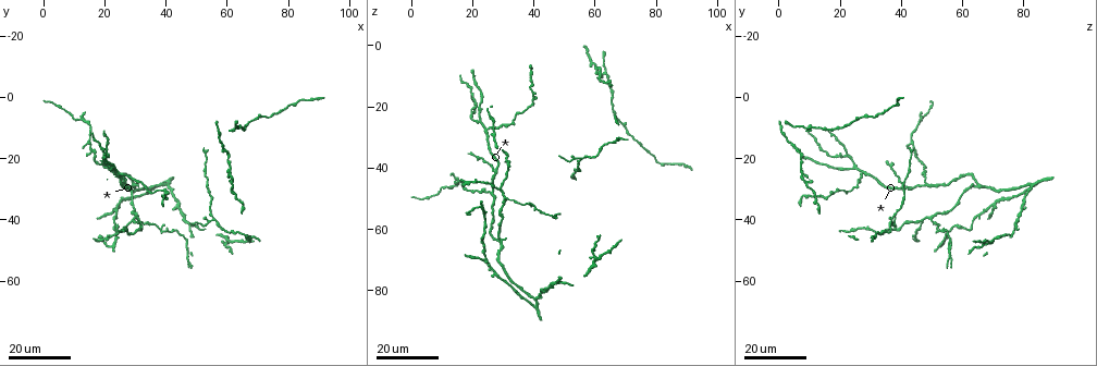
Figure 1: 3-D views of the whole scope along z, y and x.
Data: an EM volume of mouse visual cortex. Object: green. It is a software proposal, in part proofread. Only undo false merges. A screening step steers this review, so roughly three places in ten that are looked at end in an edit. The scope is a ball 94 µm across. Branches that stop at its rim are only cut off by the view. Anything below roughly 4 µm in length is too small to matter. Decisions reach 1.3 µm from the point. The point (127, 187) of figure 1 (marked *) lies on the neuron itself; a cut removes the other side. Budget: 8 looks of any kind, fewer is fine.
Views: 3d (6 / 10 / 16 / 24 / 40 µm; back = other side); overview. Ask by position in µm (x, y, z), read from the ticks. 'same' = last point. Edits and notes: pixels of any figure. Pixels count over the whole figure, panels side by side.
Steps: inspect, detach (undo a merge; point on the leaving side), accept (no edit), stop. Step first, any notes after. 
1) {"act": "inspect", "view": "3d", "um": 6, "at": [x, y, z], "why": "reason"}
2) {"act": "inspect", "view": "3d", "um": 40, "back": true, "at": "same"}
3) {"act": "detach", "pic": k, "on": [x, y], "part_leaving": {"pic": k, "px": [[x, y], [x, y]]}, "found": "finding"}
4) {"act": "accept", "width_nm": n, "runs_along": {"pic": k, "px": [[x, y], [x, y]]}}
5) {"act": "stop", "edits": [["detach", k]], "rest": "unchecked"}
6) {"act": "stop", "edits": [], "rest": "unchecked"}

{"act": "inspect", "view": "3d", "um": 24, "at": [55, 40, 37], "why": "side arm on a straight run"}

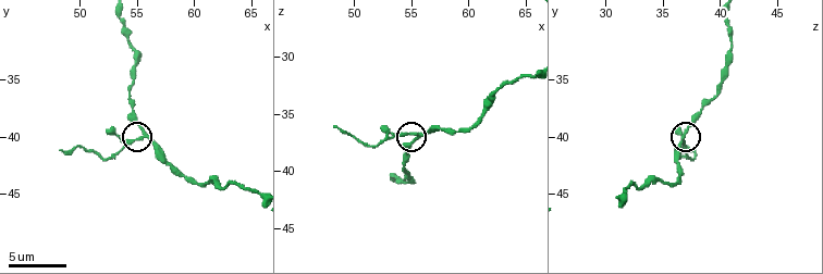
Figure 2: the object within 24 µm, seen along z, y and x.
{"act": "inspect", "view": "3d", "um": 6, "at": [55.8, 39.8, 37.0]}

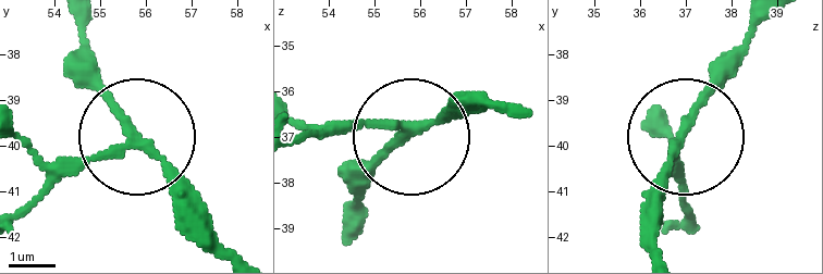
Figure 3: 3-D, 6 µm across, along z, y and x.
{"act": "detach", "pic": 3, "on": [75, 175], "side_arm_um": 27, "part_leaving": {"pic": 3, "px": [[133, 142], [78, 159], [20, 209]]}, "found": "two neurons meet here"}

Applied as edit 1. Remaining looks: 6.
{"act": "inspect", "view": "3d", "um": 6, "at": [65.4, 44.8, 31.6], "why": "sudden change in width"}

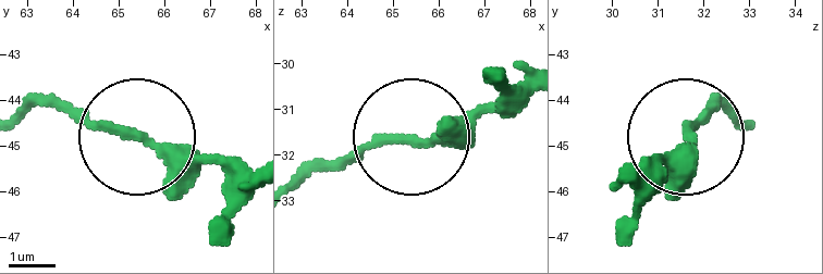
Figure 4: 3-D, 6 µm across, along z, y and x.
{"act": "inspect", "view": "3d", "um": 6, "back": true, "at": [65.25, 44.75, 31.65]}

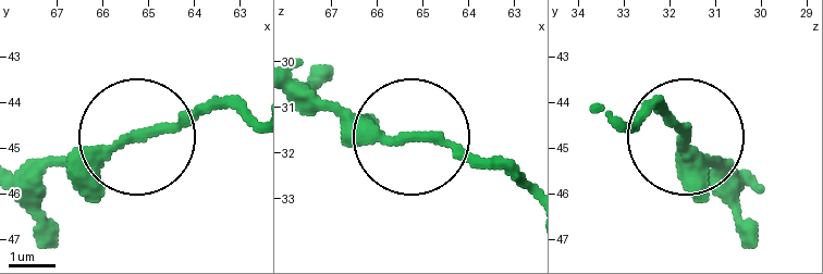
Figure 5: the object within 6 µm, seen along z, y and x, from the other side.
{"act": "accept", "width_nm": 220, "found": "all the same neuron"}

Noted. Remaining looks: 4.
{"act": "inspect", "view": "3d", "um": 16, "at": [31, 39, 49], "why": "three-way junction"}

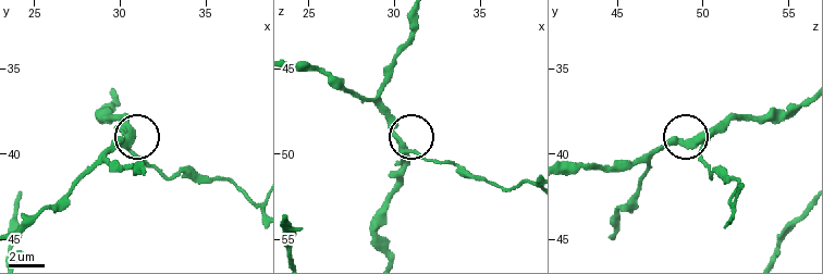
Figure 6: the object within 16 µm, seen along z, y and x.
{"act": "inspect", "view": "3d", "um": 10, "at": [30.7, 39.6, 49.4]}

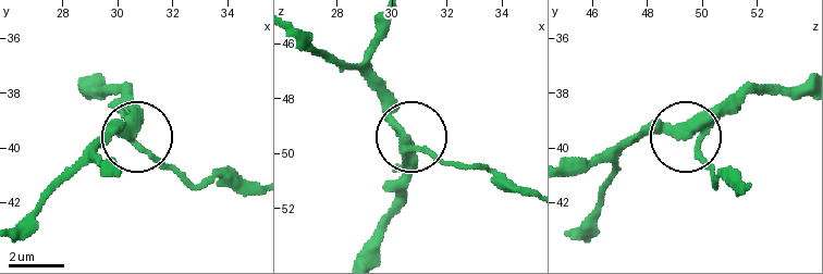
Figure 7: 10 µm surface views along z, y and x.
{"act": "inspect", "view": "3d", "um": 10, "back": true, "at": [30.6, 39.6, 49.5], "why": "other side"}

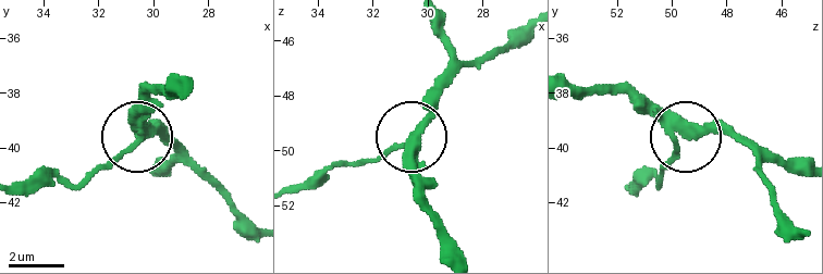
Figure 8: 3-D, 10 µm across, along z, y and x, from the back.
{"act": "detach", "pic": 8, "on": [121, 158], "side_arm_um": 37, "arms": 3, "found": "a second neuron is stuck on"}

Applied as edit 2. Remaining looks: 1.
{"act": "stop", "edits": [["detach", 3], ["detach", 8]], "rest": "unchecked"}

